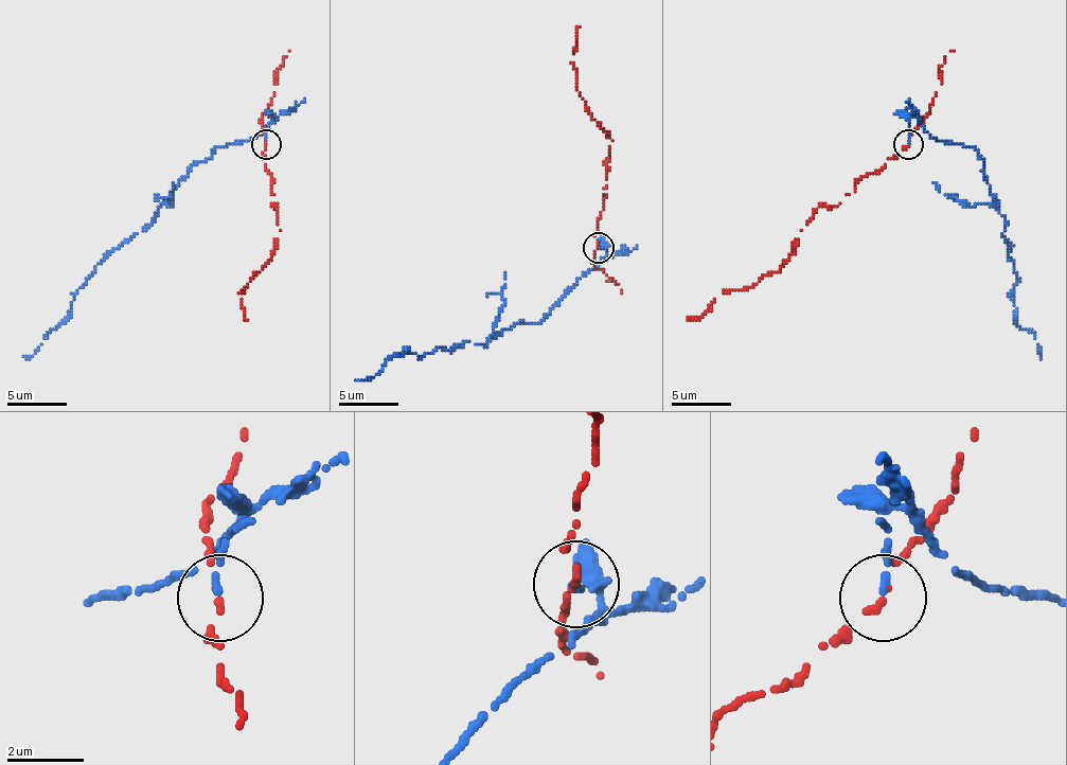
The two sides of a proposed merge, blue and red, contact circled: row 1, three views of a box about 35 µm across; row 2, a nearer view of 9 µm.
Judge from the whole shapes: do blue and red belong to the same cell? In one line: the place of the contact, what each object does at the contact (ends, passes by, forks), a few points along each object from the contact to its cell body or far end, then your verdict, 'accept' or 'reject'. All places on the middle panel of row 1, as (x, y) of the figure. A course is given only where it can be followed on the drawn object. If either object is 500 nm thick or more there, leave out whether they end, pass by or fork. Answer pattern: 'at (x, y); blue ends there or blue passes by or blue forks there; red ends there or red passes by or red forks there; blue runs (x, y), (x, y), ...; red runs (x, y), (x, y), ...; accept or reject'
at (599, 247); blue ends there; red passes by; blue runs (598, 248), (606, 248), (598, 266), (537, 323), (514, 323), (484, 344), (391, 356), (379, 374), (355, 379); red runs (598, 248), (598, 221), (603, 200), (609, 135), (591, 117), (576, 90), (573, 63), (580, 27); reject

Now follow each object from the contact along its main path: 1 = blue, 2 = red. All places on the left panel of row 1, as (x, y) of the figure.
1: (265, 143), (274, 117), (265, 131), (196, 161), (152, 221), (98, 263), (32, 356), (23, 356)
2: (265, 143), (265, 167), (271, 176), (271, 192), (278, 209), (278, 248), (242, 294), (247, 320)

